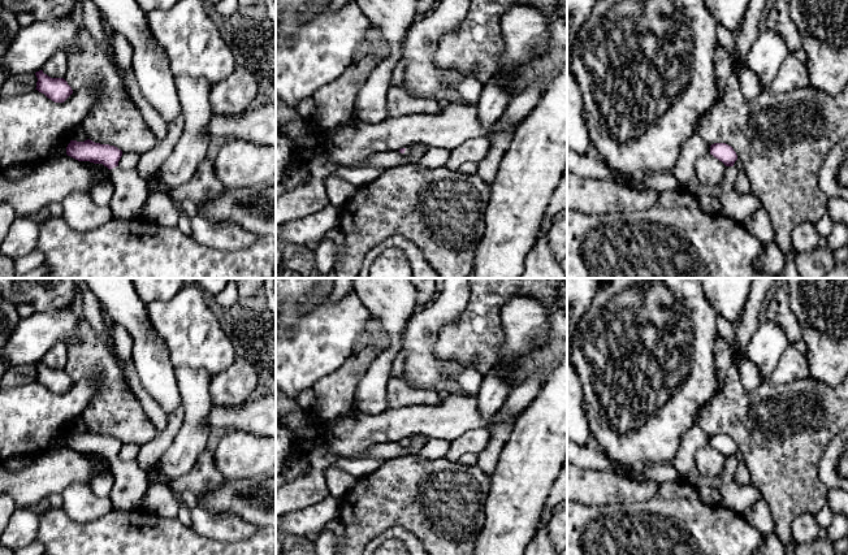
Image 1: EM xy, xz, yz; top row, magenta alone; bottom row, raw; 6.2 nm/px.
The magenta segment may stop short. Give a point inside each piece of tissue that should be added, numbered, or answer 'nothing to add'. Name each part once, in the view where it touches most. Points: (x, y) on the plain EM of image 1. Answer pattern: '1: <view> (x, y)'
1: xy (130, 481)

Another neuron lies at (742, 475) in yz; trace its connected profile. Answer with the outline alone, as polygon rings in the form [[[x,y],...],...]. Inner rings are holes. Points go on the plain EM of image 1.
[[[744,460],[739,461],[735,471],[735,481],[740,485],[752,484],[750,472],[747,468]]]

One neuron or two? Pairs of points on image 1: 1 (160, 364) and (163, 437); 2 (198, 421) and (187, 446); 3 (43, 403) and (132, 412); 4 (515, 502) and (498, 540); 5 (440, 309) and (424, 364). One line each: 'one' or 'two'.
1: two
2: one
3: two
4: one
5: one

